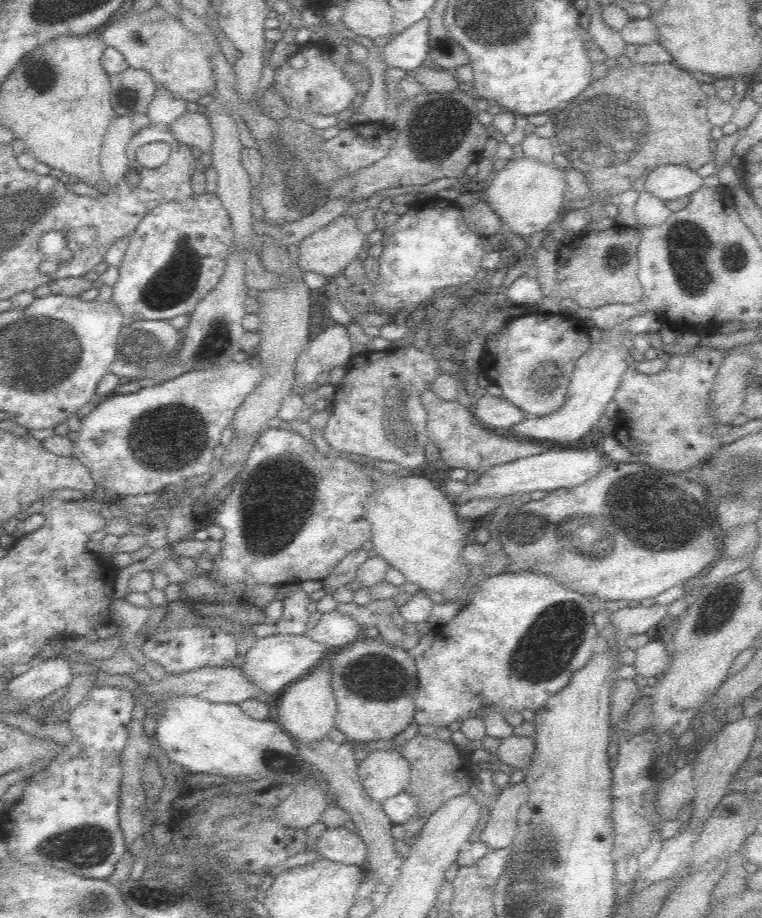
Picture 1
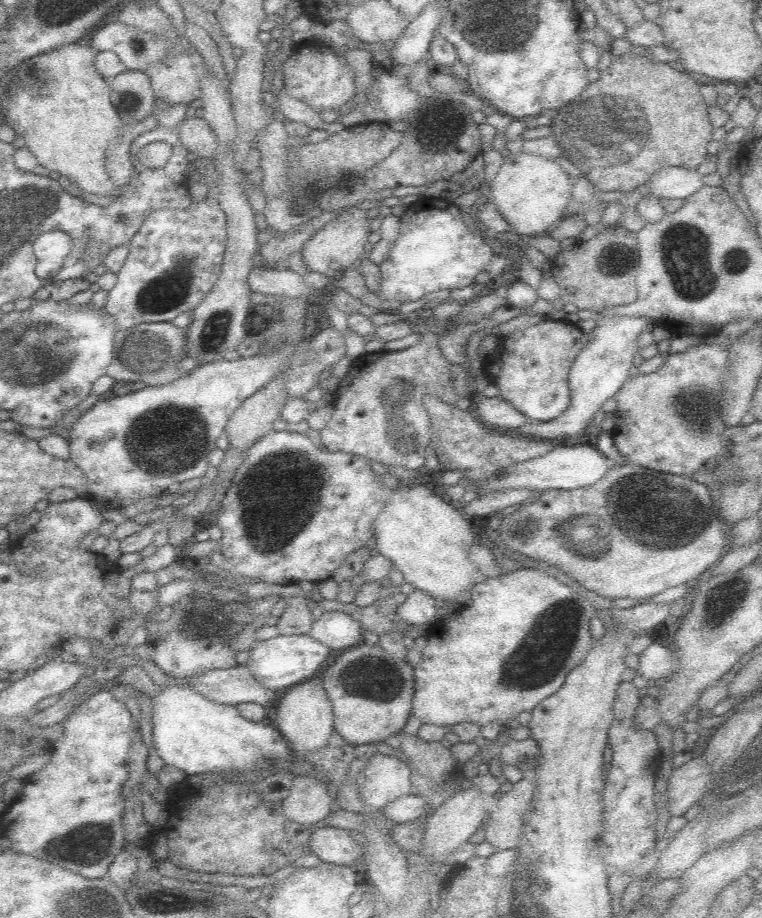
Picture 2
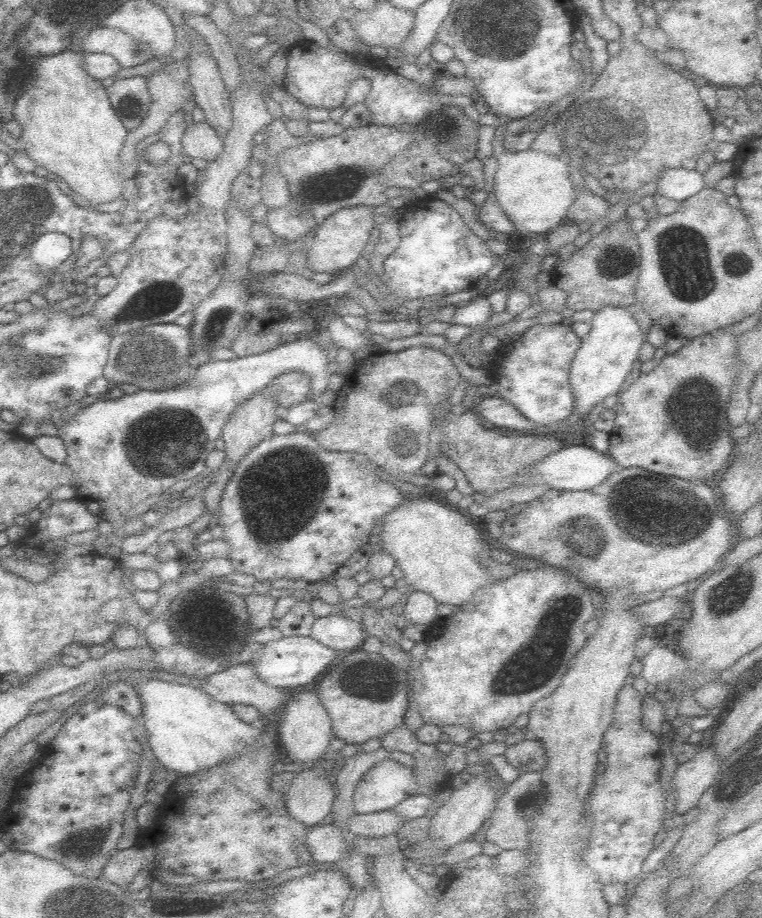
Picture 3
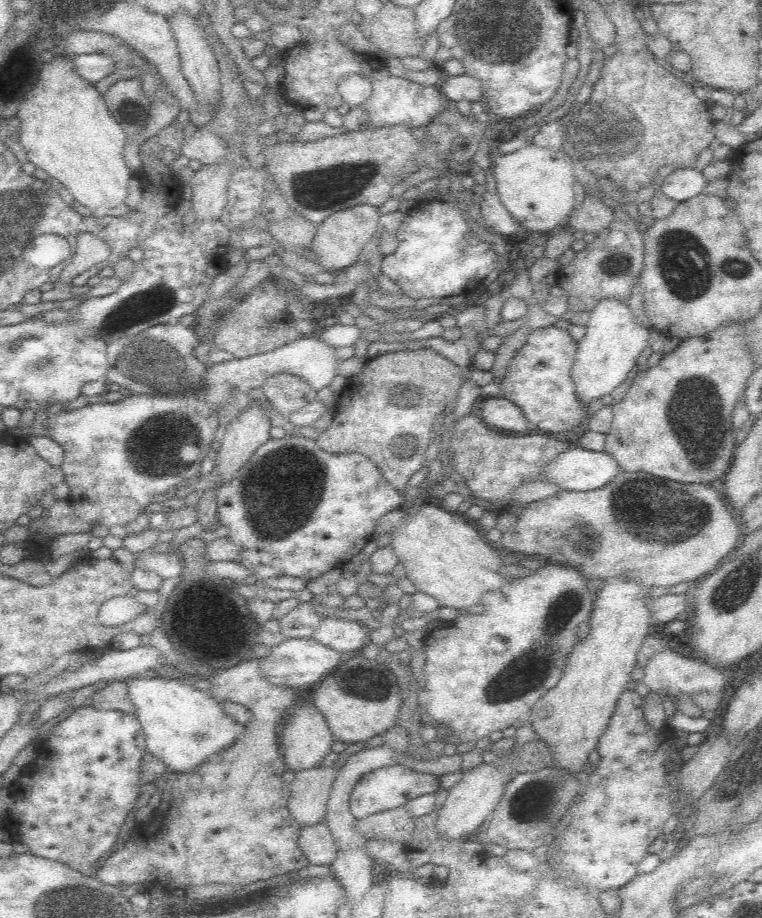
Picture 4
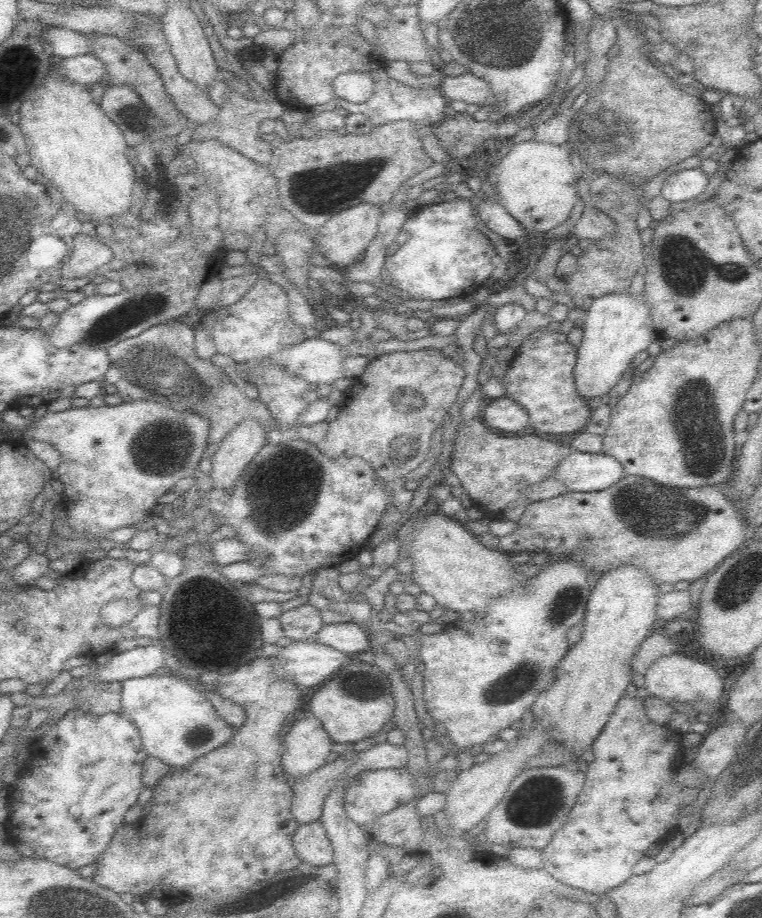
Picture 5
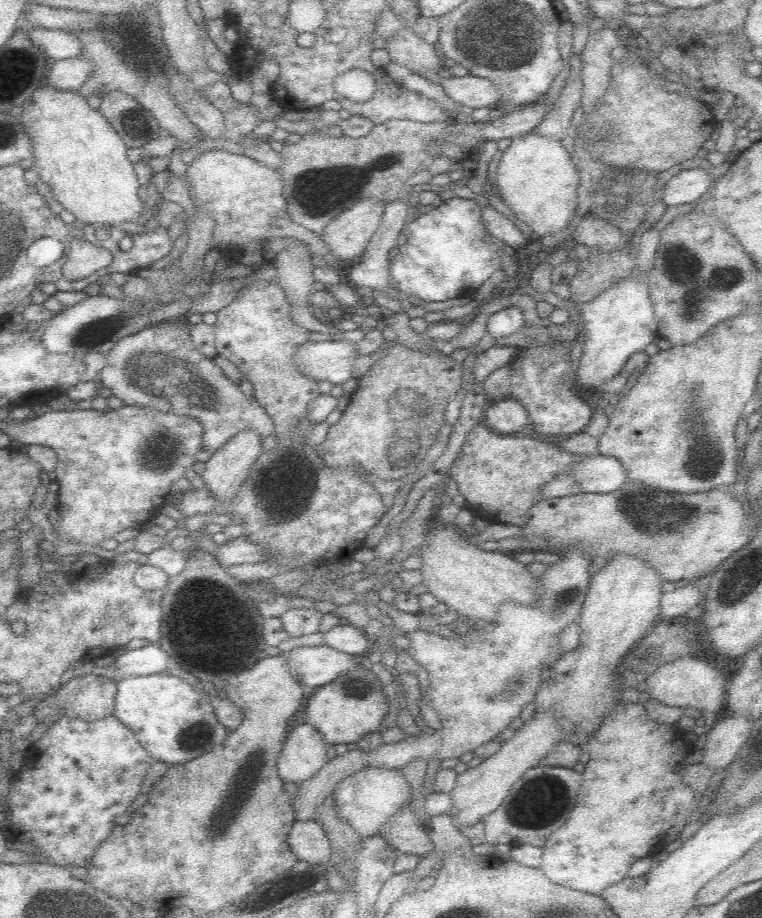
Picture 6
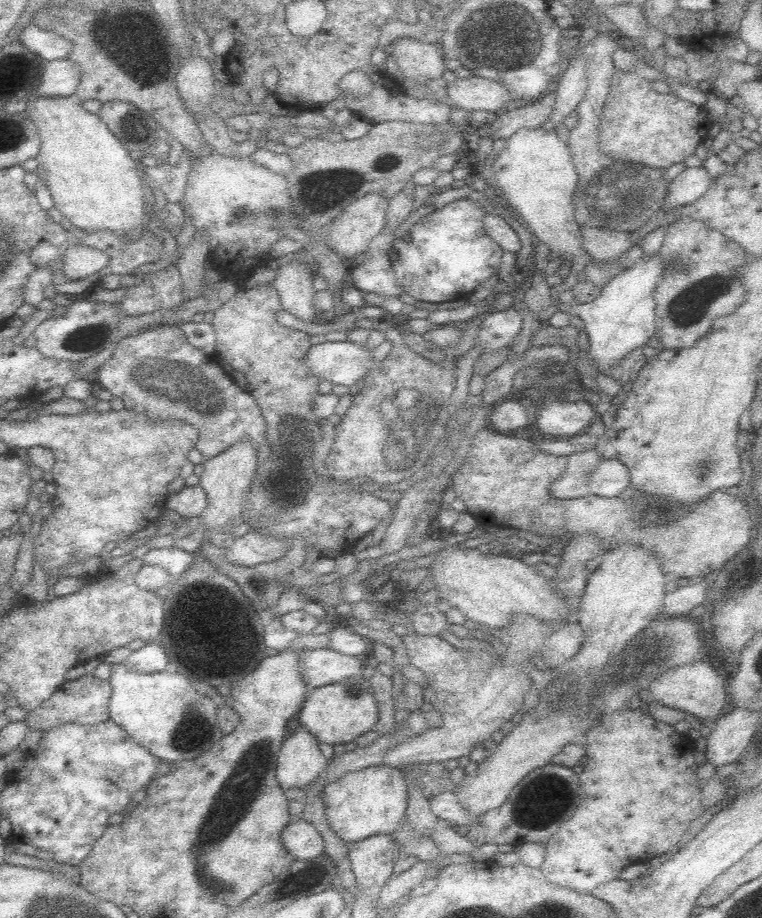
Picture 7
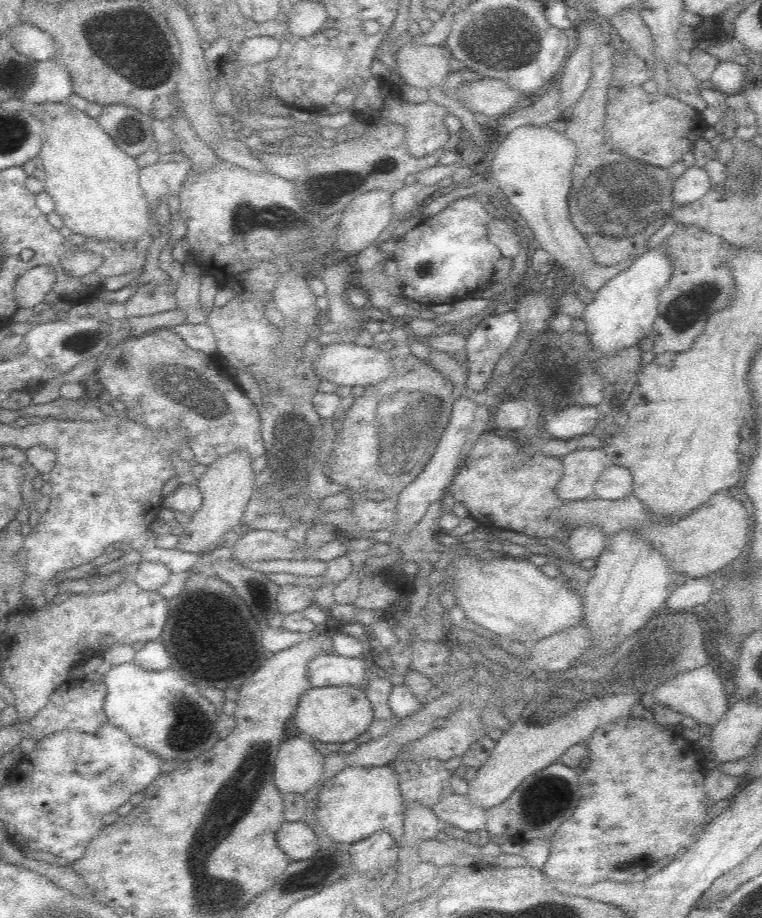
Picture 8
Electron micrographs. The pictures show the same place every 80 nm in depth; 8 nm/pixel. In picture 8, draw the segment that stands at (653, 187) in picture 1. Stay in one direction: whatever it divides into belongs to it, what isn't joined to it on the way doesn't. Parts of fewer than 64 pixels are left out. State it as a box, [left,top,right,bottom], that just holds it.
[672,165,711,205]

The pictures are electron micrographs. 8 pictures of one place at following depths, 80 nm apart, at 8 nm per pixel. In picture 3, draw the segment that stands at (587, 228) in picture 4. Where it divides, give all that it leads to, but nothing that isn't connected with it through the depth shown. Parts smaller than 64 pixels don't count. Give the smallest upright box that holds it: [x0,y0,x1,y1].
[566,187,609,225]

